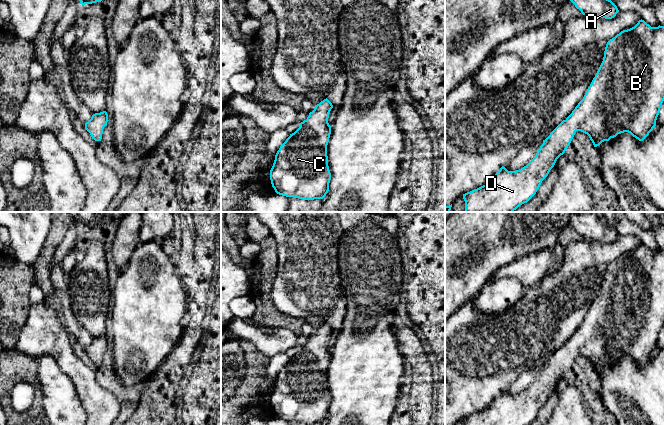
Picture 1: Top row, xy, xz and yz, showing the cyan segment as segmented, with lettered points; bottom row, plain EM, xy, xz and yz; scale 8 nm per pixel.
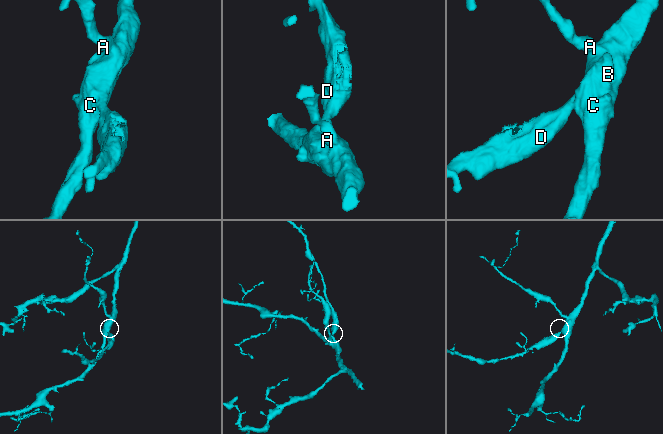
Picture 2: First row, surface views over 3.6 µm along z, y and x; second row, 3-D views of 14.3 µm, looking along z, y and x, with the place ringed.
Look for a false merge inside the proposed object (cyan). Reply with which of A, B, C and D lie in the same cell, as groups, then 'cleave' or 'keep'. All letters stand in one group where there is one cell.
groups A B C D; keep

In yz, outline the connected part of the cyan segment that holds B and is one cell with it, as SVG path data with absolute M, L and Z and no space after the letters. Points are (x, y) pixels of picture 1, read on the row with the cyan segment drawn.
M641 19L634 27L621 31L607 42L603 61L583 99L572 113L543 140L543 144L535 157L526 166L516 171L508 171L502 166L486 185L463 194L465 212L513 212L520 205L527 203L536 194L557 159L565 153L576 131L587 134L594 147L624 132L628 132L639 141L643 141L655 128L663 101L664 26L651 27Z

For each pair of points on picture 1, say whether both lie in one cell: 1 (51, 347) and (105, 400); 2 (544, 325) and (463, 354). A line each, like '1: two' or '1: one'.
1: one
2: one

